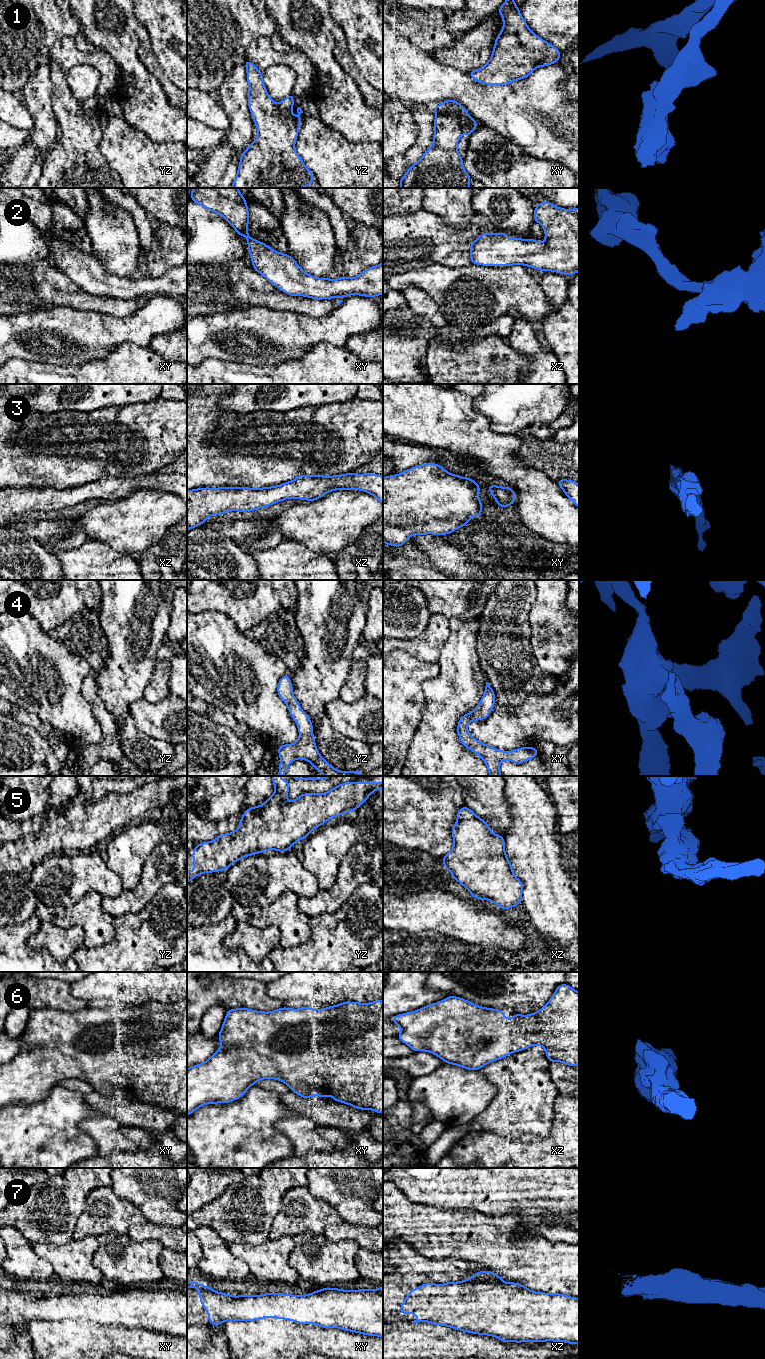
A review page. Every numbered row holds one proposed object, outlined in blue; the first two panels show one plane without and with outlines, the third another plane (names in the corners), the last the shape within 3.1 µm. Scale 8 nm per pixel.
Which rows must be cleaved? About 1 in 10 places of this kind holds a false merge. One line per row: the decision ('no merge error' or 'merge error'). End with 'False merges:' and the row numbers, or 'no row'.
1: no merge error
2: no merge error
3: no merge error
4: no merge error
5: no merge error
6: no merge error
7: no merge error
False merges: no row

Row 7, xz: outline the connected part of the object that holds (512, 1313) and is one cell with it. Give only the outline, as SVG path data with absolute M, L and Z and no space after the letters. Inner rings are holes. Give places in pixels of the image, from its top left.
M478 1271L472 1275L467 1280L461 1280L459 1282L447 1282L444 1284L434 1284L428 1282L419 1286L418 1288L411 1289L408 1292L408 1296L404 1299L400 1305L399 1314L416 1314L418 1318L412 1323L418 1322L429 1322L433 1325L442 1325L451 1327L456 1330L464 1331L467 1333L478 1334L478 1335L488 1335L496 1337L503 1342L516 1342L522 1343L524 1341L528 1342L545 1342L545 1341L554 1341L554 1342L566 1342L569 1344L579 1344L579 1298L563 1295L561 1293L551 1294L544 1292L534 1292L522 1284L510 1282L505 1283L502 1277L499 1277L497 1274L491 1271Z

